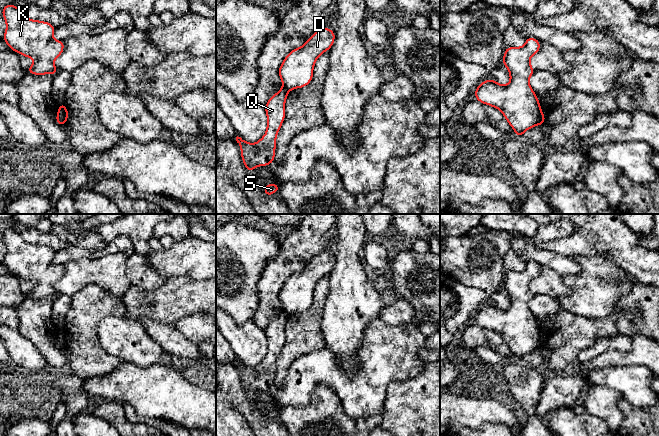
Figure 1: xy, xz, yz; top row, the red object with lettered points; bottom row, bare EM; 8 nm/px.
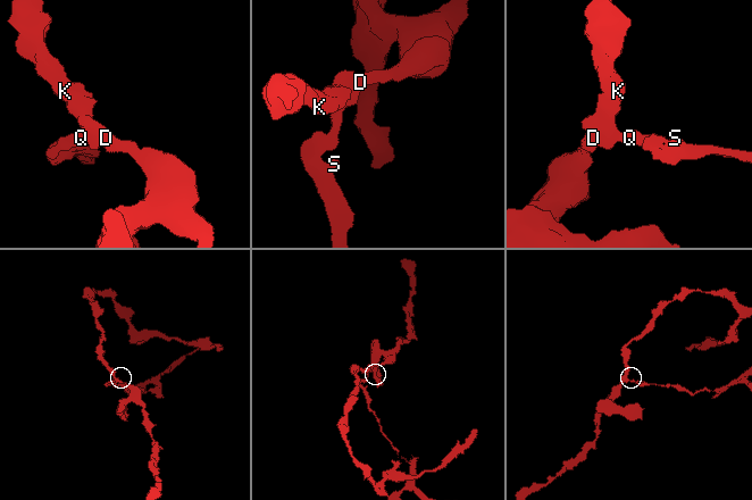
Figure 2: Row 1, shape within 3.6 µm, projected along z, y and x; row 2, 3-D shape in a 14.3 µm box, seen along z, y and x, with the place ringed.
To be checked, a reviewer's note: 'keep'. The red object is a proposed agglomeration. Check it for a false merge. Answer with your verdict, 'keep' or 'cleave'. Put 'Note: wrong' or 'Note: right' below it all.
cleave
Note: wrong

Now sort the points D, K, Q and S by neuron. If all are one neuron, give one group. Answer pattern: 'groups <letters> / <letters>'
groups D K / Q S

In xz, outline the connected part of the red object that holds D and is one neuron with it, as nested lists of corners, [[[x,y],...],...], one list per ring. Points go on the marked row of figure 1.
[[[324,27],[316,31],[302,47],[294,48],[278,71],[283,87],[292,90],[308,85],[312,81],[317,58],[331,48],[334,40],[334,31]]]

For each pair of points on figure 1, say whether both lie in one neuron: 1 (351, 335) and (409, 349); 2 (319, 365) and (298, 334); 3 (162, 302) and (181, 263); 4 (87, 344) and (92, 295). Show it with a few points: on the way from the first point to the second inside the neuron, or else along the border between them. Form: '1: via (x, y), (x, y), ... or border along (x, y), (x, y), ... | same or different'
1: border along (376, 318), (365, 329), (357, 361) | different
2: border along (324, 345), (299, 355), (290, 365) | different
3: border along (168, 278), (190, 276), (198, 280) | different
4: via (87, 332), (88, 307) | same

